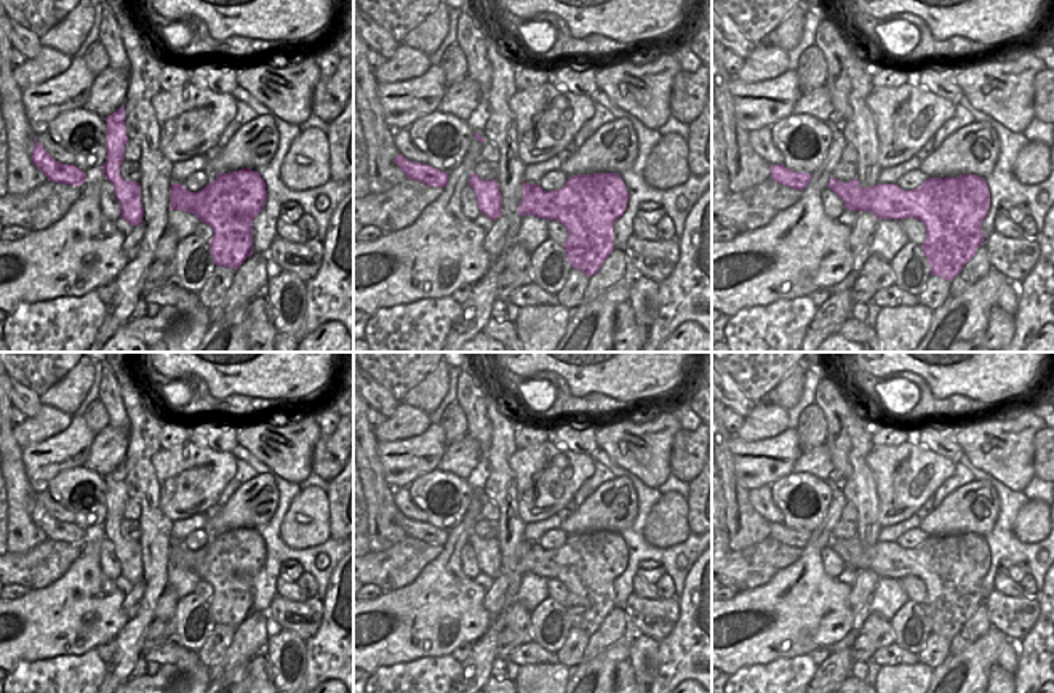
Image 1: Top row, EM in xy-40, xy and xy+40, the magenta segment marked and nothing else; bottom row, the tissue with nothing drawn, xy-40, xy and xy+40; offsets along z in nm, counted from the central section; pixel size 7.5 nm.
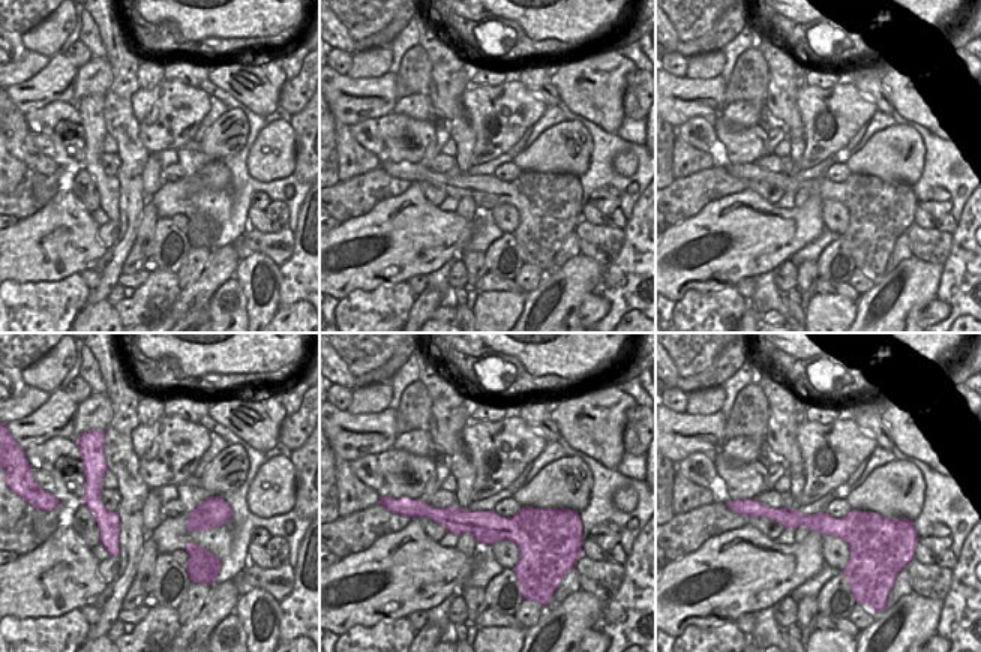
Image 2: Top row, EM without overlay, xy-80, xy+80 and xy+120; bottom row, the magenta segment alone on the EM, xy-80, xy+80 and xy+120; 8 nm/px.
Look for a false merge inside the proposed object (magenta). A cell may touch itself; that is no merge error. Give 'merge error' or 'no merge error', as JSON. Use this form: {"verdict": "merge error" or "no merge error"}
{"verdict": "merge error"}

